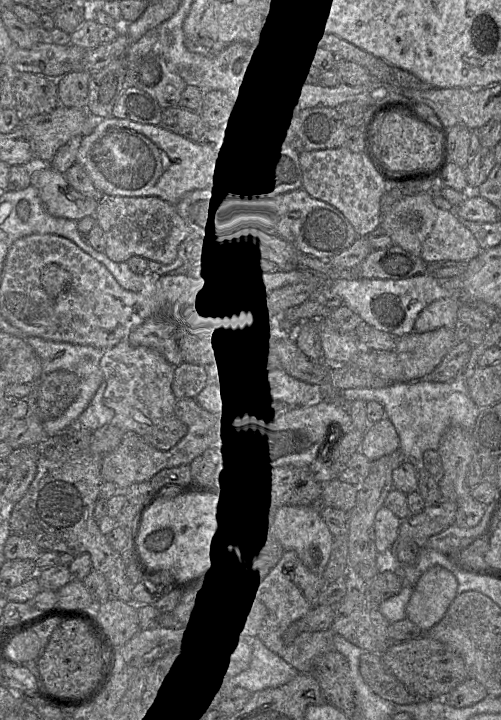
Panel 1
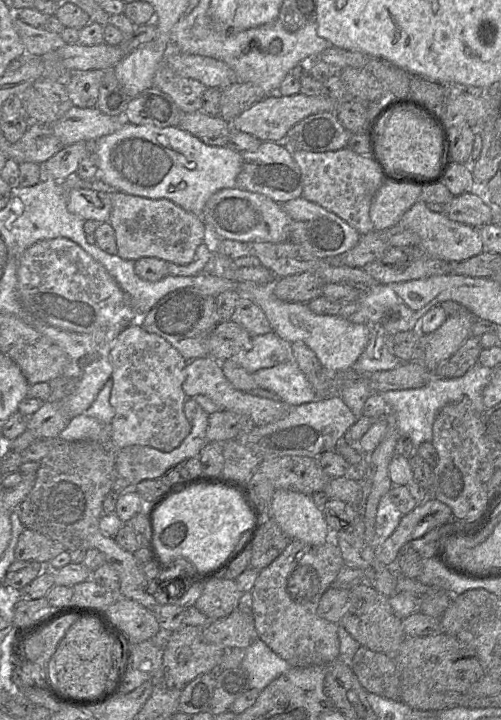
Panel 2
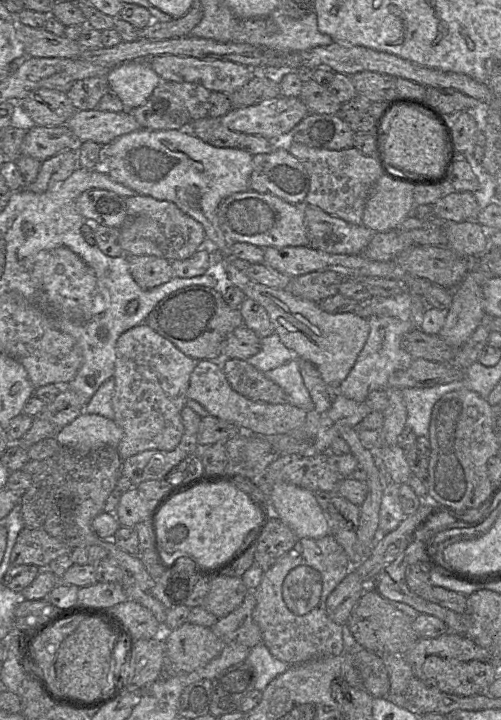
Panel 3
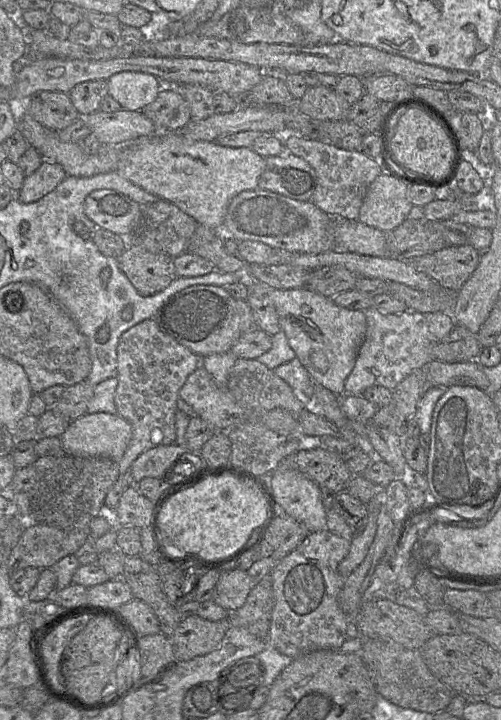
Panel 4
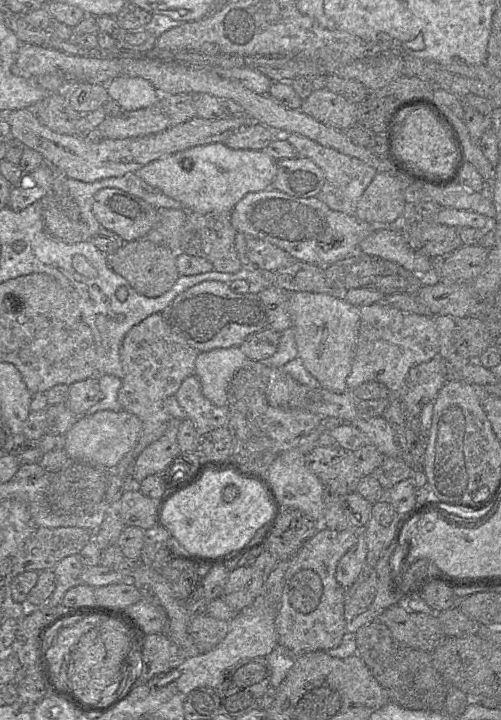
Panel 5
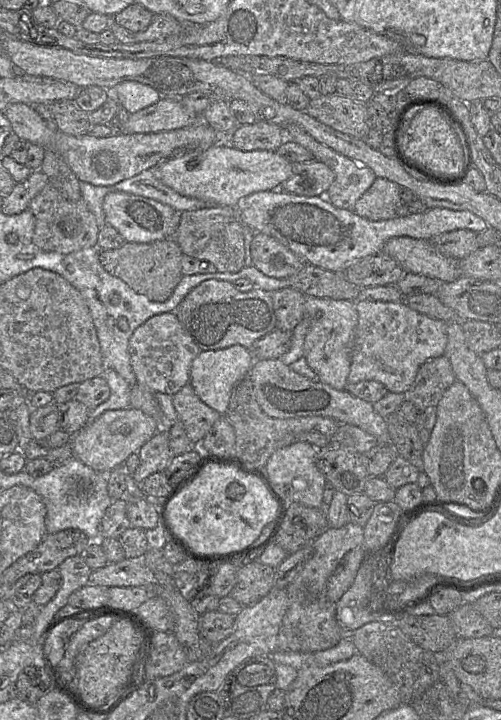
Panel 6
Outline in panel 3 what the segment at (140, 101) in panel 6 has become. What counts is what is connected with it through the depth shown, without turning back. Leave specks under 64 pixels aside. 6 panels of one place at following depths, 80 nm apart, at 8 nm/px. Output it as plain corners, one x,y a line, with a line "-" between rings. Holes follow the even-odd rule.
132,60
111,68
107,82
125,108
133,109
143,105
162,80
145,60

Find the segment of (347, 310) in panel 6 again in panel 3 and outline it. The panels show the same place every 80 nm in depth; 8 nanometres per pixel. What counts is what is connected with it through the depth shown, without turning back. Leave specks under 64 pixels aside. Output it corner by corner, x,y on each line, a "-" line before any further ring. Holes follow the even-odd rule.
214,249
210,250
209,267
205,274
213,277
217,281
214,289
221,292
221,294
228,287
236,286
243,291
246,298
253,299
262,305
267,311
275,333
279,336
281,342
287,348
296,352
298,358
313,363
325,383
333,388
338,388
342,381
348,376
368,339
370,333
370,324
368,319
362,318
353,312
339,314
327,313
319,307
318,303
294,296
286,289
271,288
254,282
244,273
244,271
234,267
227,258
223,257

